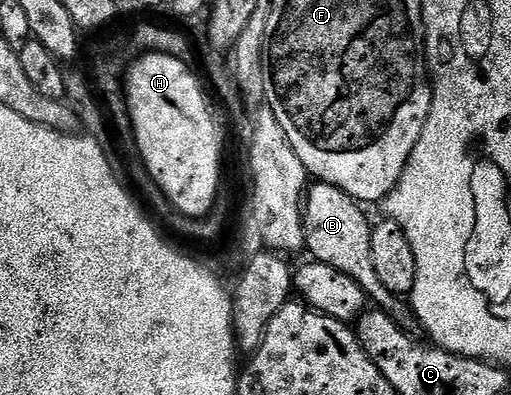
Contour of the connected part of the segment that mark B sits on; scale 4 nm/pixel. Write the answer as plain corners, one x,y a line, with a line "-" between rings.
315,181
304,195
302,207
302,231
306,234
305,249
310,250
309,257
316,262
323,262
340,272
345,272
364,288
367,299
375,307
381,308
386,315
406,333
417,335
420,327
418,318
409,305
399,295
388,292
372,265
372,222
366,219
361,205
344,193
340,188
327,182

